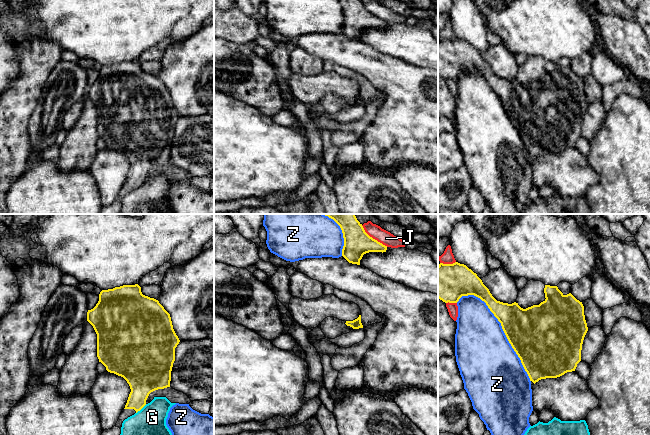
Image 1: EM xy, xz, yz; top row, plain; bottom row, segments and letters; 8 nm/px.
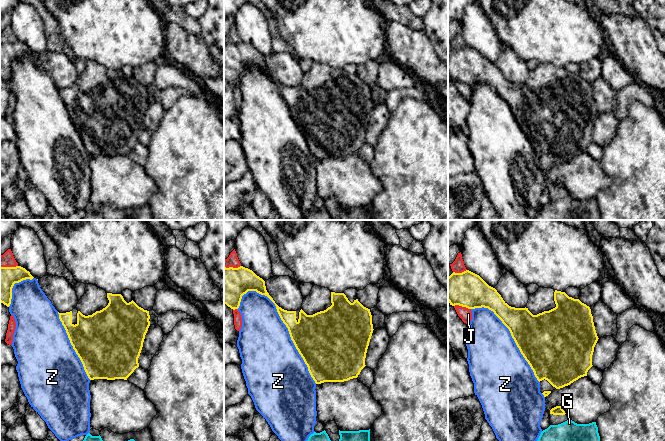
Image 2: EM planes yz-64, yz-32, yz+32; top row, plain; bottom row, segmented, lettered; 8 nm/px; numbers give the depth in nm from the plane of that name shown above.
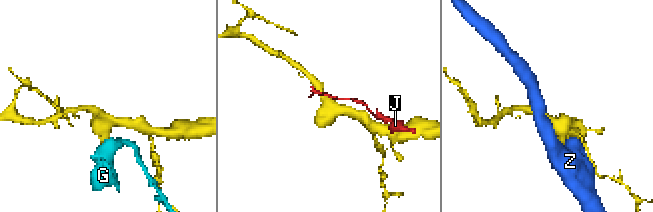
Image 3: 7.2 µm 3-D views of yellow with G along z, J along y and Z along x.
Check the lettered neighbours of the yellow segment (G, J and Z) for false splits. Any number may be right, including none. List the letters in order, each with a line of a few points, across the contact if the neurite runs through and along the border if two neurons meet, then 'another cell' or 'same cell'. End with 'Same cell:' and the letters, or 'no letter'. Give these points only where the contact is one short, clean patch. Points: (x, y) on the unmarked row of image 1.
G: another cell
J: another cell
Z: another cell
Same cell: no letter

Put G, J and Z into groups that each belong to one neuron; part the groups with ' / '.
G / J / Z

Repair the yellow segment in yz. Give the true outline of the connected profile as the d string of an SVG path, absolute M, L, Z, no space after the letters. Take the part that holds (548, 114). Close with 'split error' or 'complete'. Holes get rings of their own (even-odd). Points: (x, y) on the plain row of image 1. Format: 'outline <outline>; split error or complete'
outline M458 38L440 39L438 74L445 79L457 79L462 72L468 71L474 71L484 77L501 99L509 119L534 160L541 155L557 154L567 148L575 147L581 137L582 120L588 103L584 82L571 69L564 71L557 62L530 56L519 66L514 79L503 79L492 72L477 50L466 41Z; split error

